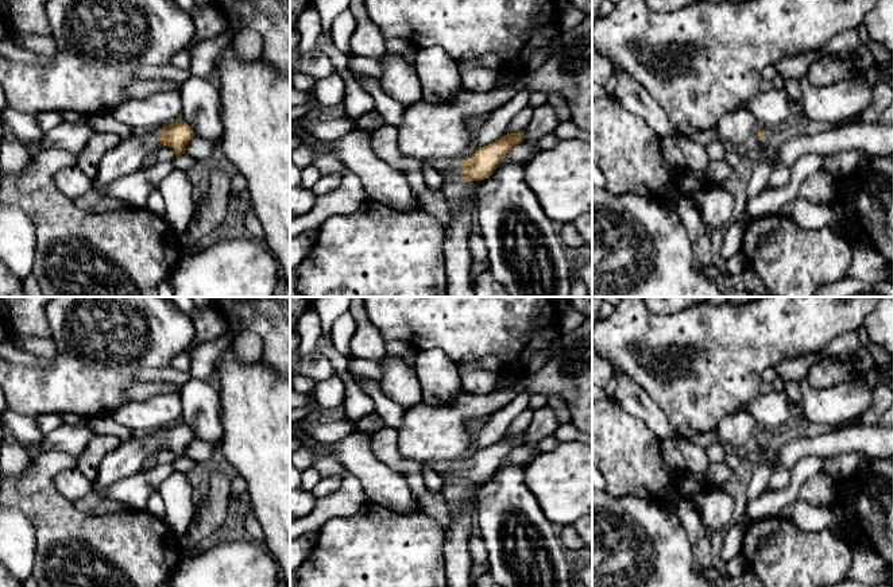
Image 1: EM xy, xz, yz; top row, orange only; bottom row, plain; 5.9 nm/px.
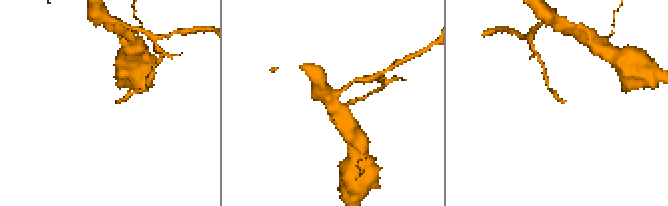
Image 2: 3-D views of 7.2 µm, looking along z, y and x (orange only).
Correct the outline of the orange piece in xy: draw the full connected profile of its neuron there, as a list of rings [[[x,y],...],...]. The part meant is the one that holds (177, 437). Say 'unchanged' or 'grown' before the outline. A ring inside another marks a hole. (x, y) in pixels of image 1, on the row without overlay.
grown | [[[182,421],[159,433],[136,433],[132,440],[121,441],[103,457],[94,483],[98,487],[109,487],[139,474],[144,462],[161,447],[173,451],[177,457],[185,456],[185,449],[194,439],[193,430]]]

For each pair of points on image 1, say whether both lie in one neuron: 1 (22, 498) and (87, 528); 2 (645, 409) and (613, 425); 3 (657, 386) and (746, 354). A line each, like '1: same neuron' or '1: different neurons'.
1: same neuron
2: different neurons
3: same neuron

